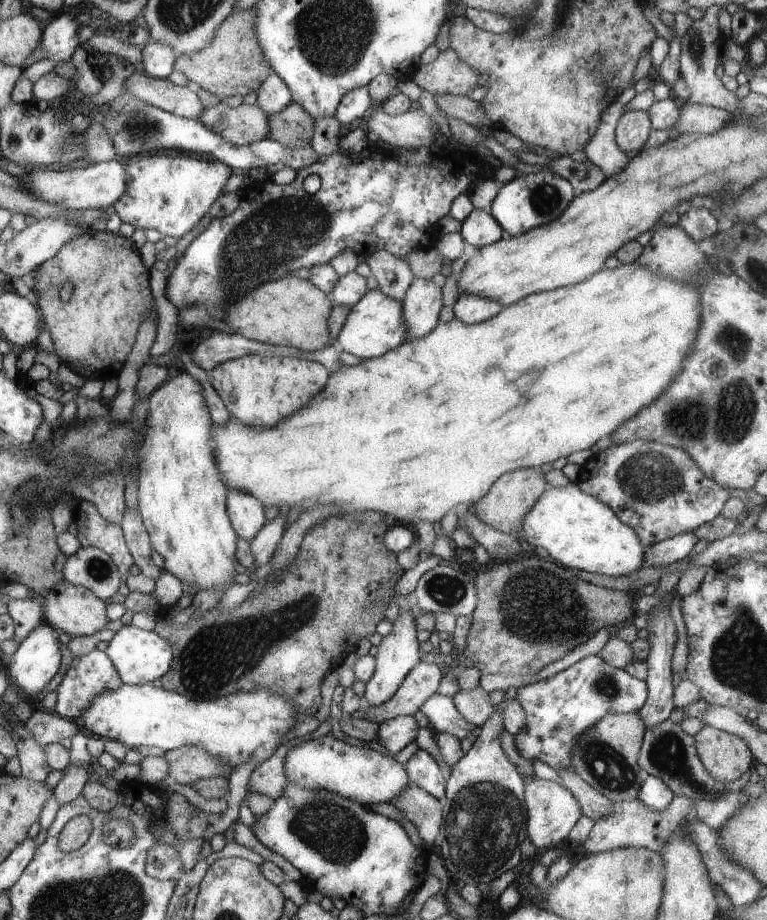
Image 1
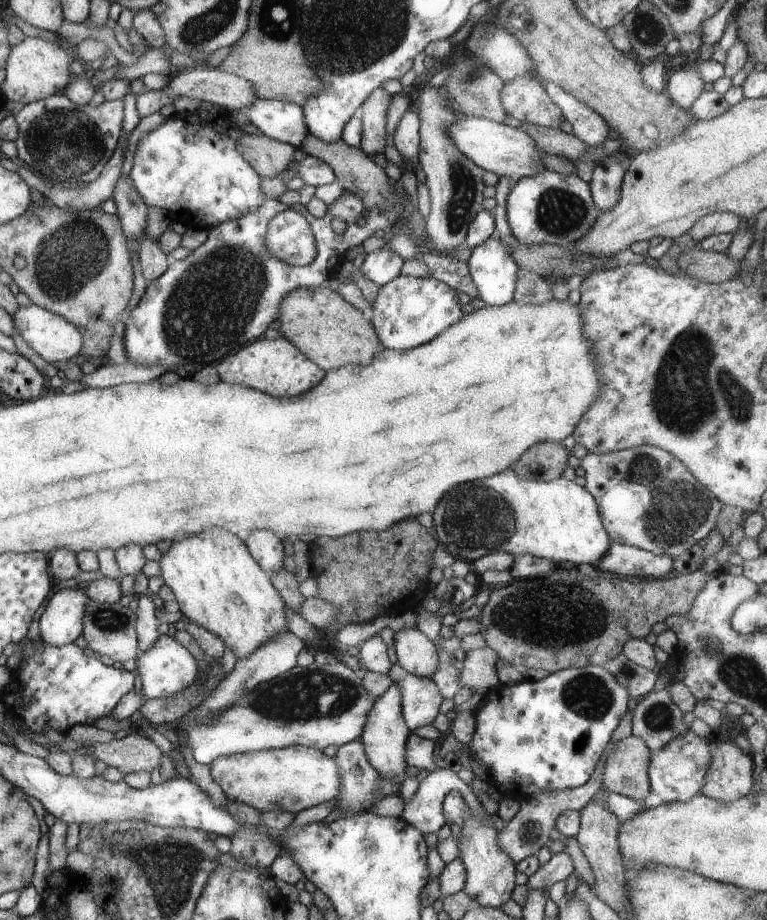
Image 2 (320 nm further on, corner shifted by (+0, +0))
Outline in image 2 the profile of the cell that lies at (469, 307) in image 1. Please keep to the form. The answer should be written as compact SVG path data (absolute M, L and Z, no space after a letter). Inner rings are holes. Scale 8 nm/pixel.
M497 232L474 248L467 266L477 286L478 298L486 304L503 305L513 300L519 266Z

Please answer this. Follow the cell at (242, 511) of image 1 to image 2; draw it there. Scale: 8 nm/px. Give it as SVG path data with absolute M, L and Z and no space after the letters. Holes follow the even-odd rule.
M254 529L245 534L246 544L266 572L279 573L284 569L284 546L282 539L268 529Z

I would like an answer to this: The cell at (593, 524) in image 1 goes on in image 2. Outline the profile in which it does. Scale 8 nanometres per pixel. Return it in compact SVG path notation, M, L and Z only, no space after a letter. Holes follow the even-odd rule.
M511 466L496 476L454 486L452 508L444 496L432 518L439 544L468 564L488 553L507 552L596 567L612 544L602 524L598 503L584 487L563 477L551 481L526 480Z

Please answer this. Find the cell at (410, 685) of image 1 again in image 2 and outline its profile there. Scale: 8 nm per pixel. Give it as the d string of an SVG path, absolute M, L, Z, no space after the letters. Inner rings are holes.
M417 626L395 632L393 644L397 662L410 674L431 678L436 672L439 663L436 644Z

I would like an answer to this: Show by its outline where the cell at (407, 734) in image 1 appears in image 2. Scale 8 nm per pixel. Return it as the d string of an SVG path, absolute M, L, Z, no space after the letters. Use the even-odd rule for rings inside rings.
M399 663L393 664L387 673L400 687L401 711L408 728L413 731L432 724L444 700L438 685L431 678L410 674Z

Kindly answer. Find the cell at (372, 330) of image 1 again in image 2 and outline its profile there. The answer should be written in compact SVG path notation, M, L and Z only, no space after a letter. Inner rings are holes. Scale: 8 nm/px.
M398 275L385 284L372 302L370 320L384 349L410 350L430 342L464 316L457 291L431 277Z

